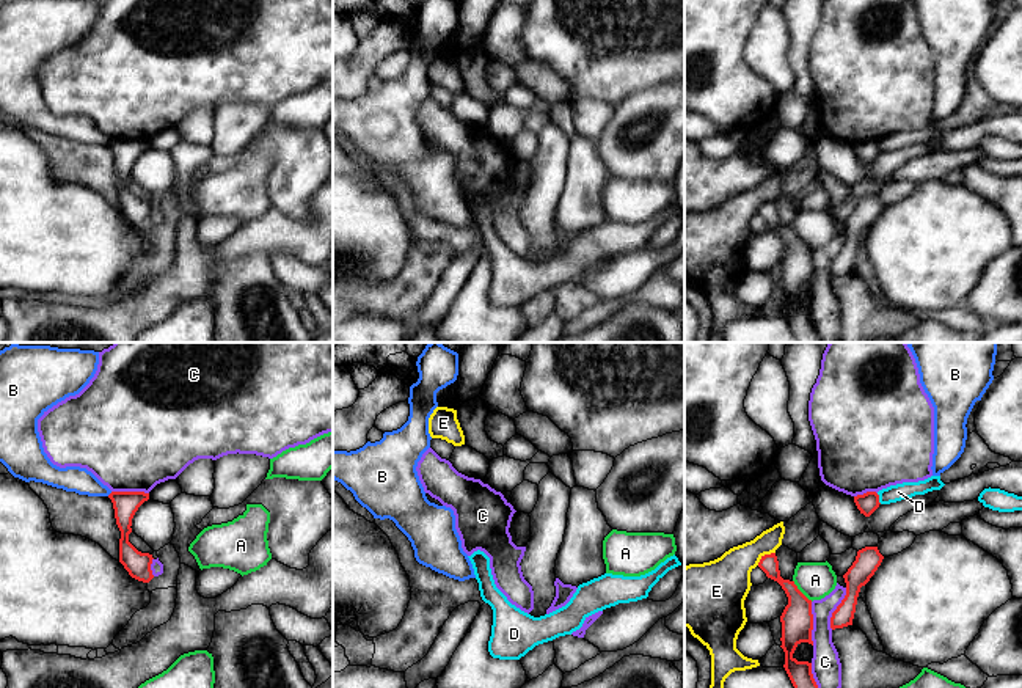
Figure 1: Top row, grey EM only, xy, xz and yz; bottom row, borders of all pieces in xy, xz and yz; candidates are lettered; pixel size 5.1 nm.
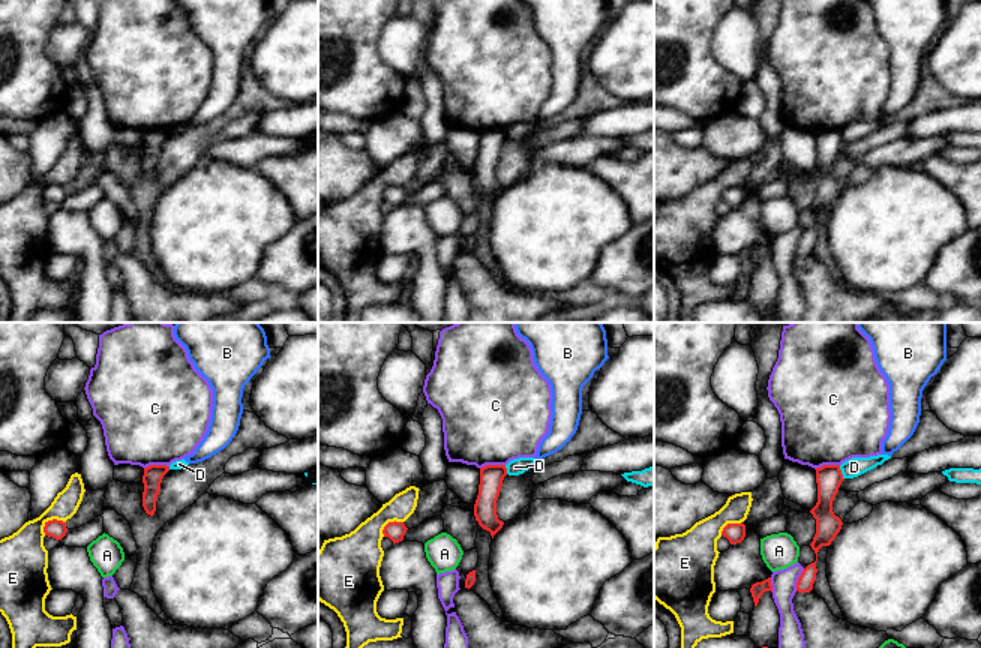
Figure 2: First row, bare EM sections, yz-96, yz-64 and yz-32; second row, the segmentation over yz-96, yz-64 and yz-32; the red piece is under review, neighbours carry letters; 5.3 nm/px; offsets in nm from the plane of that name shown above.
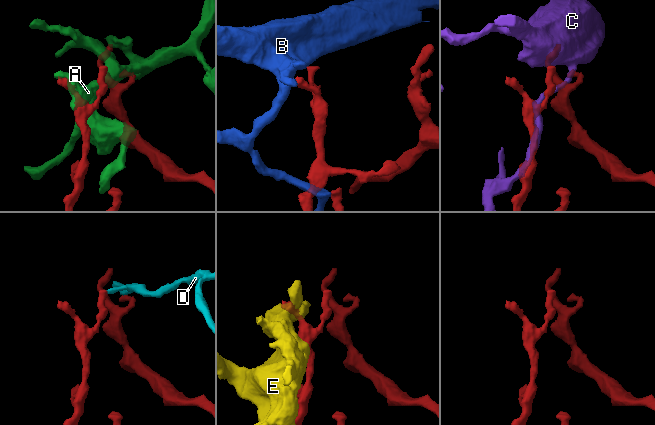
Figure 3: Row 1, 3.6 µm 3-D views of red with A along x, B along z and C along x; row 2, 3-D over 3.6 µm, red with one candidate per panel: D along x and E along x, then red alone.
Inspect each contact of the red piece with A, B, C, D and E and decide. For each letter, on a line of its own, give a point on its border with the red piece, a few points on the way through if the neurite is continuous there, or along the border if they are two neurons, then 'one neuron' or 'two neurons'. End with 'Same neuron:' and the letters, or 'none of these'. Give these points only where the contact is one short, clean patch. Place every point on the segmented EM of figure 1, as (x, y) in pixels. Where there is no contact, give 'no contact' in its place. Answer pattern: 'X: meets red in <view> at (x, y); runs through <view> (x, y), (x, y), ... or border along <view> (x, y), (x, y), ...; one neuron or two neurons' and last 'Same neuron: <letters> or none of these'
A: meets red in yz at (799, 591); two neurons
B: meets red in xy at (110, 494); two neurons
C: meets red in yz at (812, 624); two neurons
D: meets red in yz at (878, 498); border along yz (876, 494), (881, 503); two neurons
E: meets red in yz at (765, 555); border along yz (774, 552), (766, 553), (757, 564); two neurons
Same neuron: none of these

